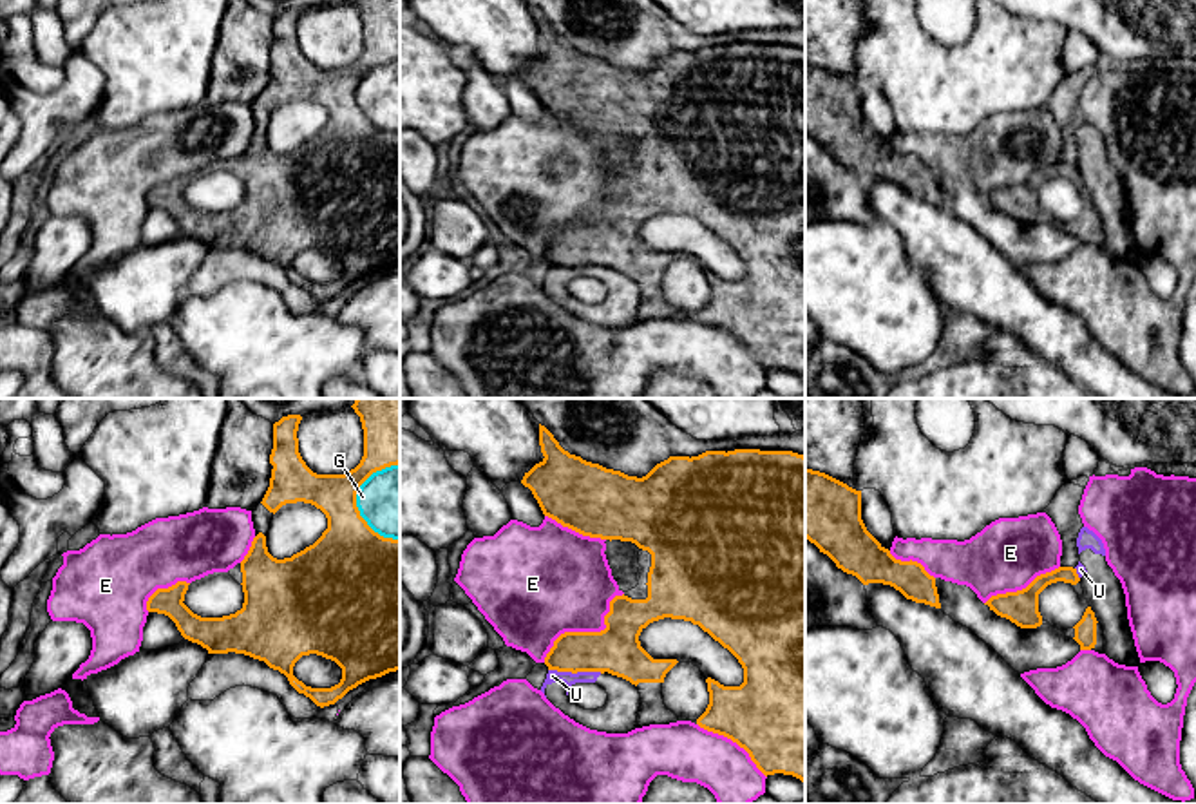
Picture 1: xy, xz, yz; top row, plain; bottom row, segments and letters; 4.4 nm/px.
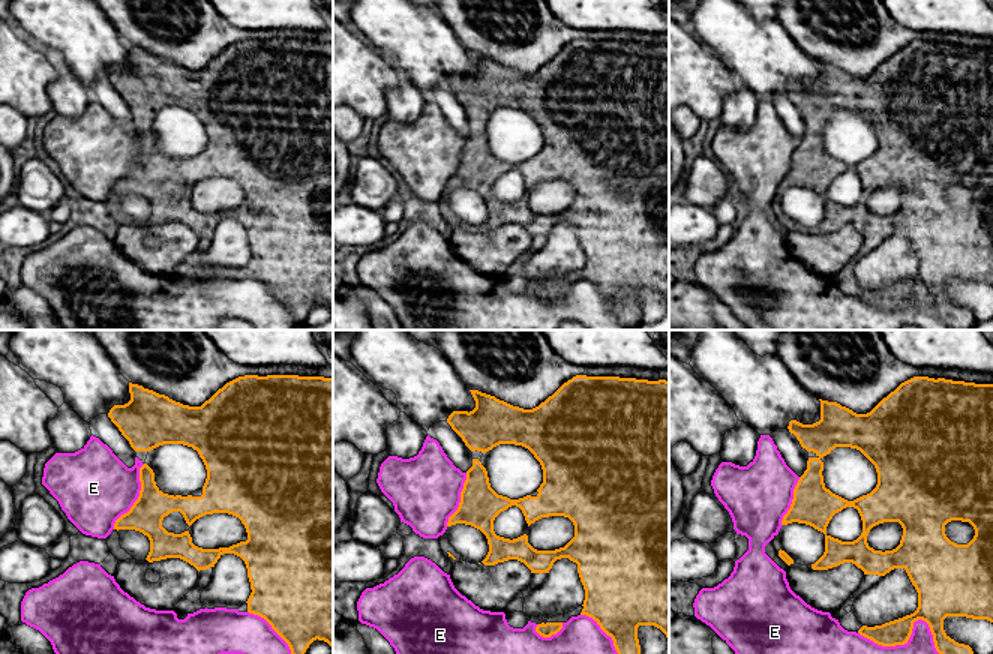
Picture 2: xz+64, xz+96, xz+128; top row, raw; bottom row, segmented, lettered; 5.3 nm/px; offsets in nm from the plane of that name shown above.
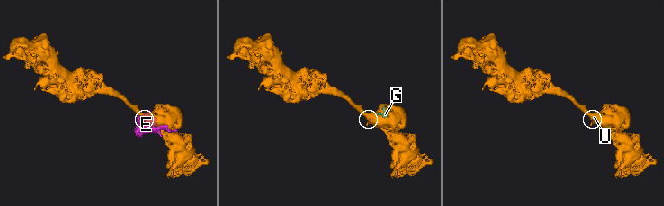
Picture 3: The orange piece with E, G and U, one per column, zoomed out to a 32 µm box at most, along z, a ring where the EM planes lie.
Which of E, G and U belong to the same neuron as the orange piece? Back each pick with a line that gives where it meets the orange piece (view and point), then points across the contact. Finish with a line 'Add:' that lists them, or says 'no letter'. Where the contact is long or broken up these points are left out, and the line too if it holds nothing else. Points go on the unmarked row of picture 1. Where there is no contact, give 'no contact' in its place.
Add: no letter

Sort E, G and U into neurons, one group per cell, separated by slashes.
E G / U

